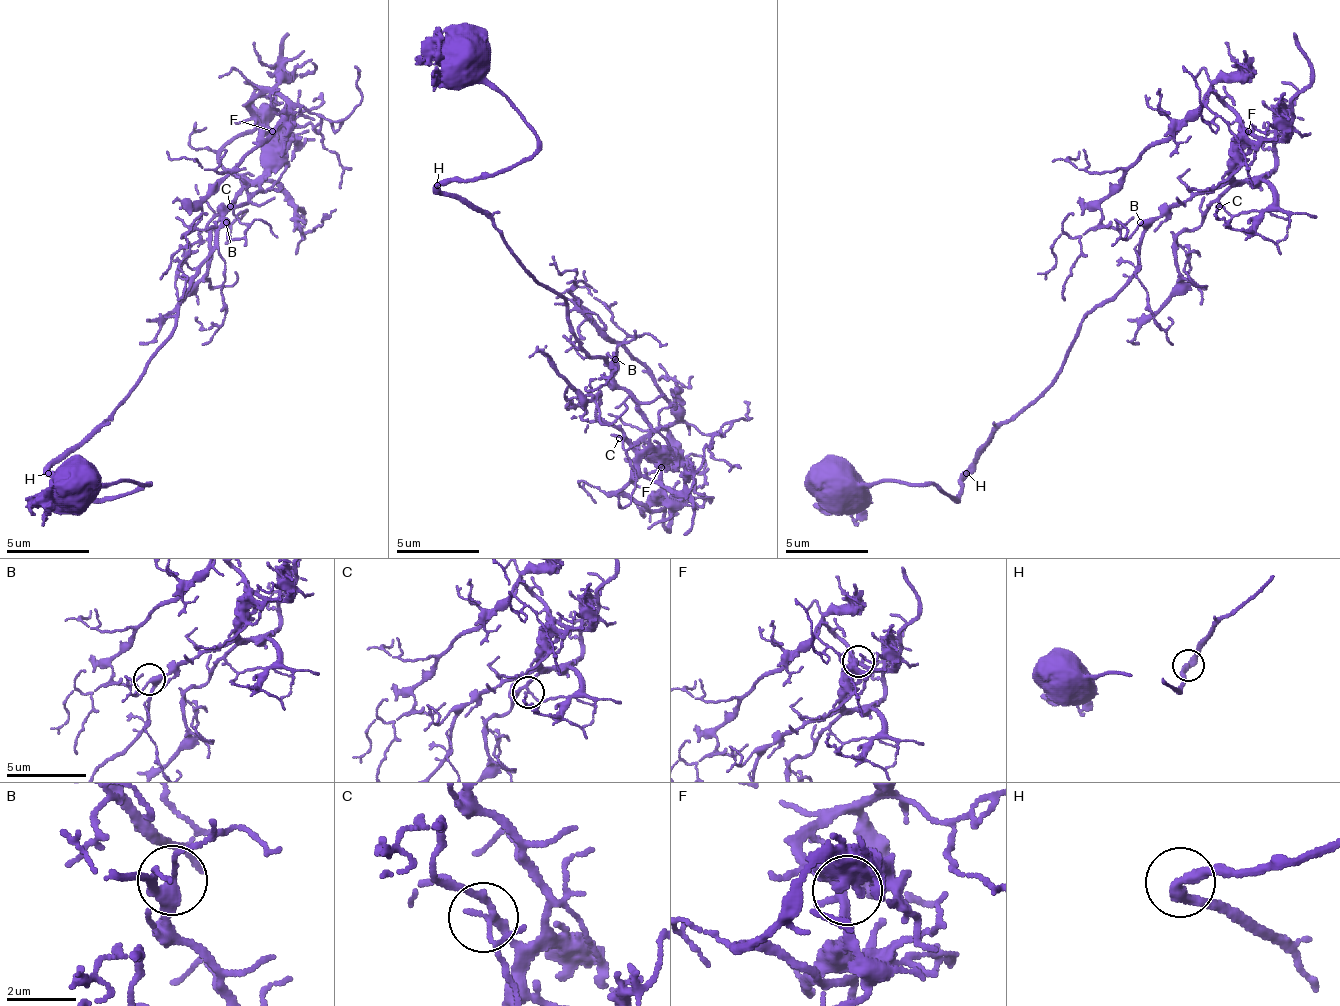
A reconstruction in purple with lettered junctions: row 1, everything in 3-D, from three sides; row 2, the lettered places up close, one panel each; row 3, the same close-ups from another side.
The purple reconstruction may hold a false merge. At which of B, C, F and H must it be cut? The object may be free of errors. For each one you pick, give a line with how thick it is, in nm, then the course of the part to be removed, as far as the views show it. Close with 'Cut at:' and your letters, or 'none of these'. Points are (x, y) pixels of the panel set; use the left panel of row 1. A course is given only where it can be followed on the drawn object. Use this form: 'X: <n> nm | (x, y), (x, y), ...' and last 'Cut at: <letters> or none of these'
Cut at: none of these

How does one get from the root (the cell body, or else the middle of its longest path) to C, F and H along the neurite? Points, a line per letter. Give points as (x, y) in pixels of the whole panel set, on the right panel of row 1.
C: (828, 485), (957, 497), (1128, 281), (1140, 235), (1232, 185), (1219, 206)
F: (828, 485), (957, 497), (1128, 281), (1140, 235), (1215, 189), (1248, 131)
H: (828, 485), (861, 489), (882, 480), (903, 480), (907, 485), (932, 485), (949, 497), (957, 497), (965, 472)

